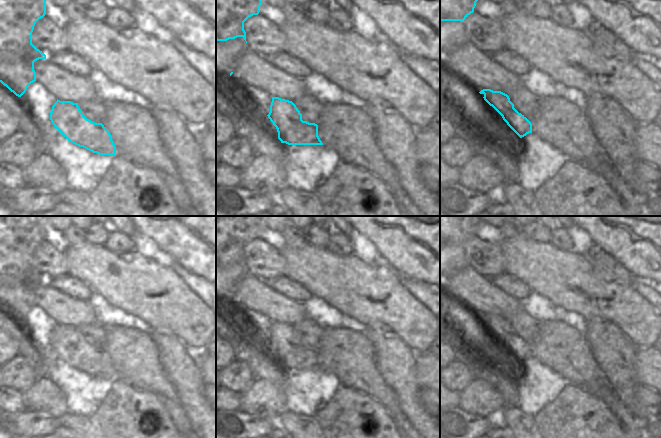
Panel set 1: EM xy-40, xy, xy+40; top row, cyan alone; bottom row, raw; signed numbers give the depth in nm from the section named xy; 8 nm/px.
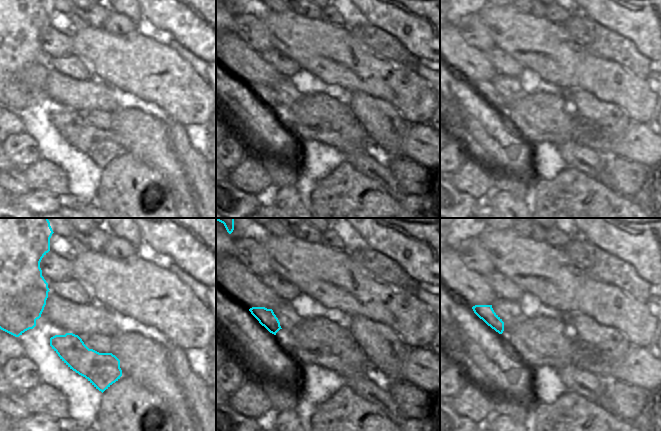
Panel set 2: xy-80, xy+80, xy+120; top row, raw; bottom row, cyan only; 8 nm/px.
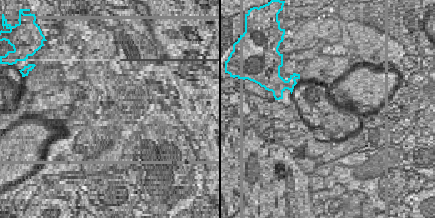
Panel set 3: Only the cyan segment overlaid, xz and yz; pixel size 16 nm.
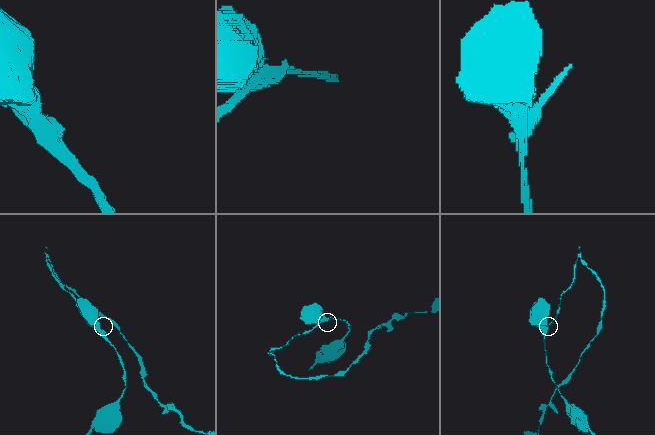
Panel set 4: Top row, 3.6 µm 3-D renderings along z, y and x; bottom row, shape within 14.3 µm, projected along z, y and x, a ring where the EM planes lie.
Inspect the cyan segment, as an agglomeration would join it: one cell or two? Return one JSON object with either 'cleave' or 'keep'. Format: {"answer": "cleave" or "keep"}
{"answer": "cleave"}

